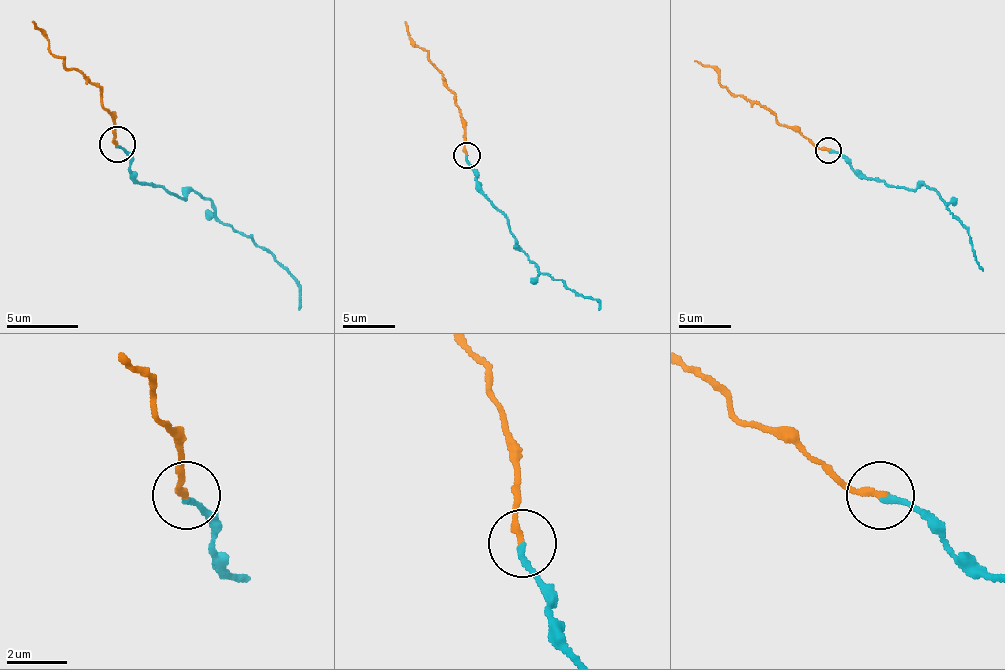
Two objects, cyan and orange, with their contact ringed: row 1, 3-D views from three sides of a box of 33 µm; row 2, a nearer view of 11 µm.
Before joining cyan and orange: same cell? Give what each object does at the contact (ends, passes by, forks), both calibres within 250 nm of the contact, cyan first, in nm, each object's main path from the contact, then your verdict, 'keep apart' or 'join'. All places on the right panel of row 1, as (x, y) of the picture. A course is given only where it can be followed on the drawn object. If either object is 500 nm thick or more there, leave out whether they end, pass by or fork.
cyan ends | orange ends | 190/240 nm | cyan via (829, 150), (837, 150), (855, 171), (884, 179), (892, 187), (931, 187), (947, 203), (983, 271) | orange via (829, 150), (816, 148), (768, 111), (732, 95), (711, 67), (695, 61) | join

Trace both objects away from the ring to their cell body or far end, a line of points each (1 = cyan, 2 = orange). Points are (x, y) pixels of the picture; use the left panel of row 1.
1: (118, 145), (140, 181), (183, 199), (190, 192), (201, 195), (287, 271), (298, 285), (298, 310)
2: (118, 145), (114, 141), (114, 120), (100, 91), (68, 69), (32, 22)

